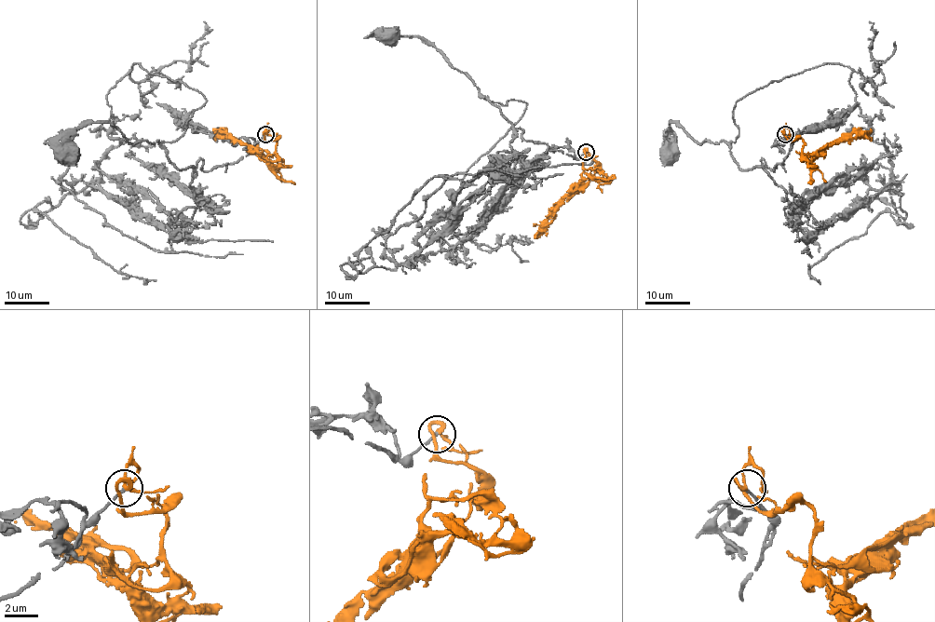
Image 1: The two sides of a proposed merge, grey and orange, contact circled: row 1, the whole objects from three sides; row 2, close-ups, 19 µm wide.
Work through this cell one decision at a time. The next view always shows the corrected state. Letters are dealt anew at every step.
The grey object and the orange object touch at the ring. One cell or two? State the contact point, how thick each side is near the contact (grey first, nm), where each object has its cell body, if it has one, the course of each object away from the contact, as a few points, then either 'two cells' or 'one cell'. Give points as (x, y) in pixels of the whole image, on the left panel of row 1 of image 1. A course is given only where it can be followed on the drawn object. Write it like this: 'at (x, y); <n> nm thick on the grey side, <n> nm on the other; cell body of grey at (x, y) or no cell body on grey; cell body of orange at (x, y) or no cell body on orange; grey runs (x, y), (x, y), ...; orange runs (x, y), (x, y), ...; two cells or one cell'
at (265, 134); 160 nm thick on the grey side, 180 nm on the other; cell body of grey at (69, 155); no cell body on orange; grey runs (264, 134), (210, 170), (201, 159), (178, 169), (158, 141), (130, 142), (109, 123), (75, 128), (69, 155); orange runs (264, 134), (266, 141), (274, 141), (276, 137), (276, 152), (272, 155), (238, 141), (216, 136), (215, 141); one cell

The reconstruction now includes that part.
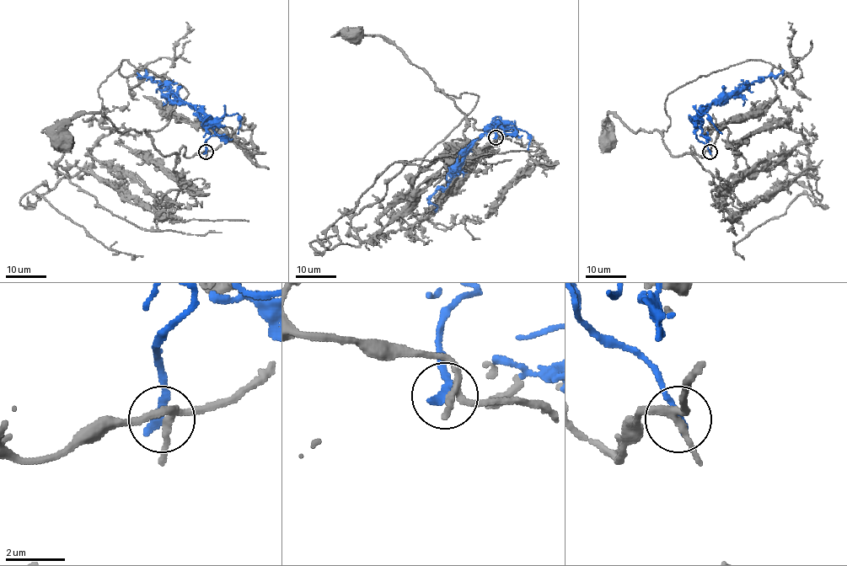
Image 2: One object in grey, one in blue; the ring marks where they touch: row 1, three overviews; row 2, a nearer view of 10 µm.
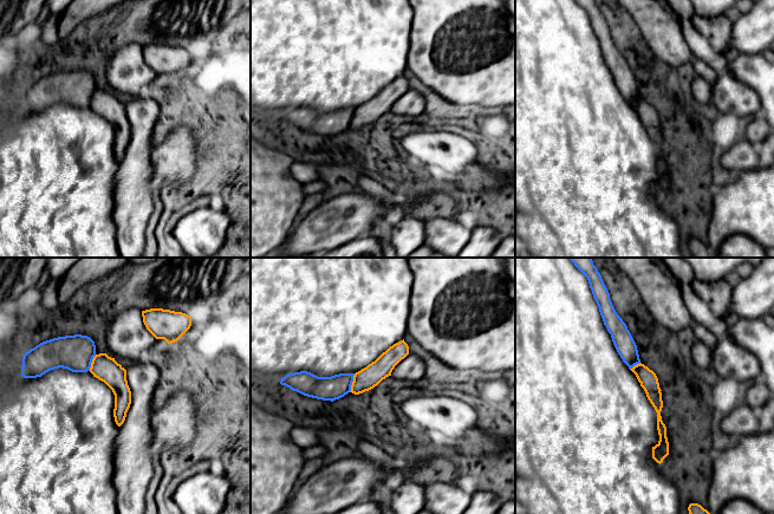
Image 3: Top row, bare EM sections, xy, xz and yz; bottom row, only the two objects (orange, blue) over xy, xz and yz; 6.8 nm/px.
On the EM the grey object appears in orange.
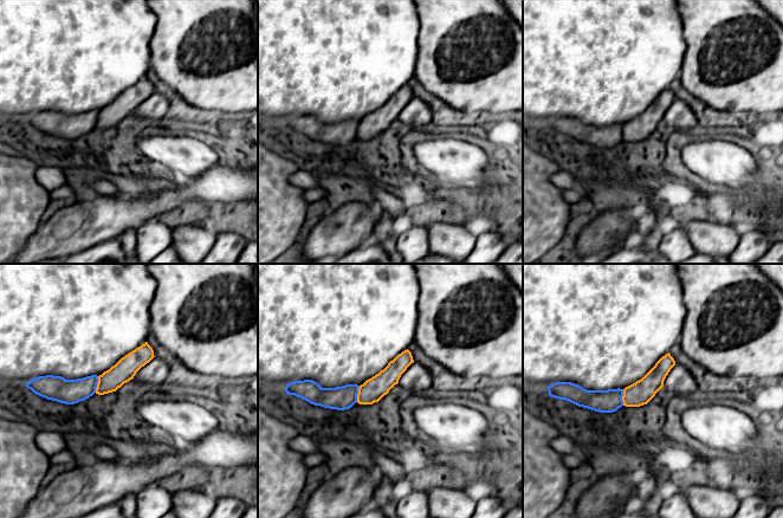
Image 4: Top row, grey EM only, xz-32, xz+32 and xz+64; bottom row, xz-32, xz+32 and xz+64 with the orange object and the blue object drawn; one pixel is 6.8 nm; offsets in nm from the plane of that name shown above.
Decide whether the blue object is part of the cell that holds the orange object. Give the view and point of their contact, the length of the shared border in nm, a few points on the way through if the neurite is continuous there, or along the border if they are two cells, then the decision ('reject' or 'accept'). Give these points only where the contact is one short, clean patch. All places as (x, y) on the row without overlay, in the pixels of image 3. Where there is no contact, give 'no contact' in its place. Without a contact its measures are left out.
contact xz (352, 118); length 130 nm; border xz (355, 109), (349, 127); reject

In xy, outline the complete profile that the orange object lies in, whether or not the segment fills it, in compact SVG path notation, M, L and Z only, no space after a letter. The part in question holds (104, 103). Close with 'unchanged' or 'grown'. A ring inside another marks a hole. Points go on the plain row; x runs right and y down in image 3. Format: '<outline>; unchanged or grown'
M106 89L96 90L92 95L90 108L104 117L115 130L113 152L121 162L131 139L131 126L126 116L126 105L115 93Z; unchanged

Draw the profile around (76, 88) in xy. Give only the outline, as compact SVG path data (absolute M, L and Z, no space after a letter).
M87 71L53 73L24 90L21 110L24 113L37 113L59 103L72 108L87 108L95 91L95 77Z

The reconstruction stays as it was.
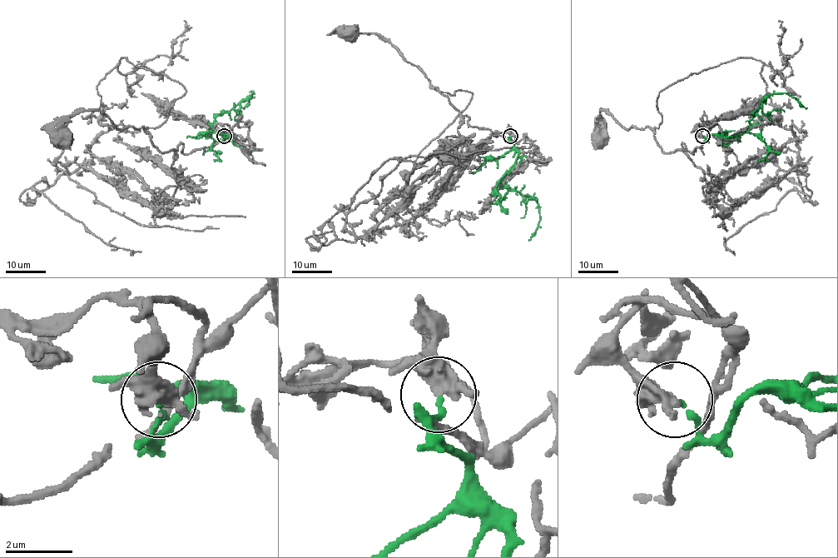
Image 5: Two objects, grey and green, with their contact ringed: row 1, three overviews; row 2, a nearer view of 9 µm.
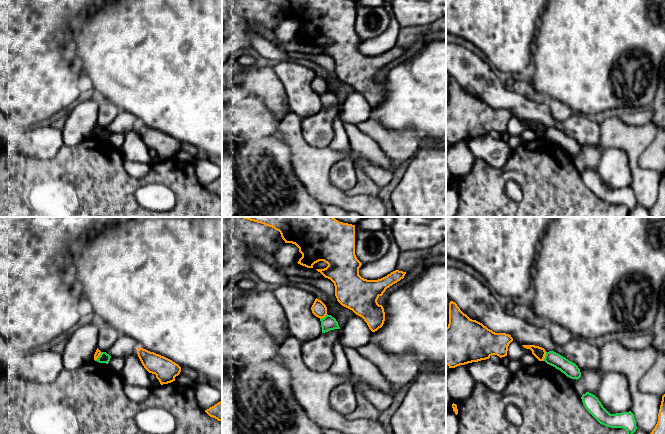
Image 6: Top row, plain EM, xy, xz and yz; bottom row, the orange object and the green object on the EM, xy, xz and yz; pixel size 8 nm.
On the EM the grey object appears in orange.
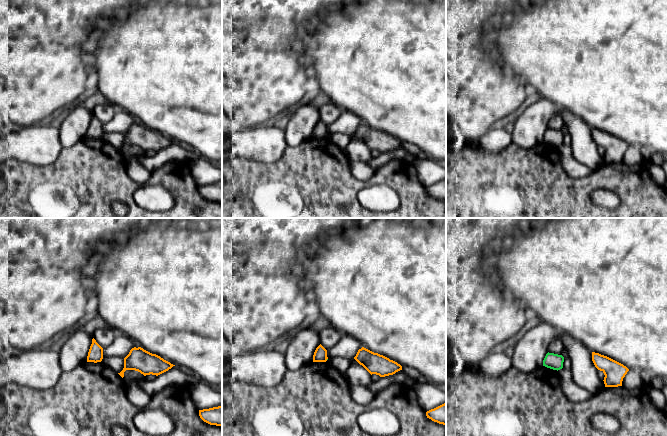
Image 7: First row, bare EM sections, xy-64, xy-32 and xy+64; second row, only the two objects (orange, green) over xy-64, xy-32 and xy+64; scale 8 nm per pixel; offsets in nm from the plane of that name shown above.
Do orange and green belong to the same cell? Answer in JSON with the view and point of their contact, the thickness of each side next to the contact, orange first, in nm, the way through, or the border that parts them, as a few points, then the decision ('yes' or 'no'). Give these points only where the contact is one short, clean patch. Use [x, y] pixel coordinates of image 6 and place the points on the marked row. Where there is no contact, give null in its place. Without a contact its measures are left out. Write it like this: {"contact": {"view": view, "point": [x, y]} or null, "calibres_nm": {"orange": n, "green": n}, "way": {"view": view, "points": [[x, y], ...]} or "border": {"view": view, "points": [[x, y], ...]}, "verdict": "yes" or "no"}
{"contact": {"view": "yz", "point": [544, 356]}, "calibres_nm": {"orange": 90, "green": 120}, "verdict": "no"}

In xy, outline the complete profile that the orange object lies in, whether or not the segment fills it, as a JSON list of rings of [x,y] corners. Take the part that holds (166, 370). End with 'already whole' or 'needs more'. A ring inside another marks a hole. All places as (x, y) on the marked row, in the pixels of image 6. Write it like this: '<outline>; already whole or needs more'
[[[140,347],[137,354],[144,368],[149,373],[155,374],[161,385],[175,381],[175,377],[181,372],[178,364],[164,356]]]; already whole

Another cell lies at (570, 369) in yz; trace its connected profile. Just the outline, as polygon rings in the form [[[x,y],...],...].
[[[554,351],[546,352],[544,361],[547,364],[560,370],[562,373],[564,373],[567,377],[571,379],[577,380],[581,377],[580,369],[575,363],[569,361],[568,359]]]

